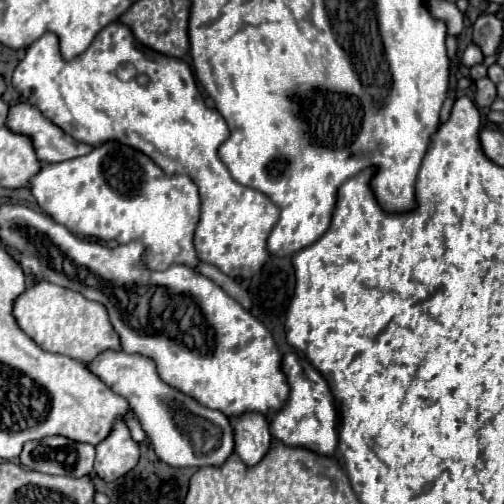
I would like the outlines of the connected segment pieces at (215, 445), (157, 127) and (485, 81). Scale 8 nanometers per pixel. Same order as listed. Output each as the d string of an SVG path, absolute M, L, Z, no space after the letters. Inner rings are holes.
M107 349L85 367L95 373L111 391L127 399L129 409L141 423L143 431L151 437L153 449L161 461L173 467L217 467L233 453L233 429L229 427L229 419L221 411L207 409L205 405L195 403L193 397L163 383L157 375L155 363L149 357Z
M113 21L97 33L85 53L77 55L71 61L65 61L61 57L57 35L47 31L25 49L25 57L19 61L13 73L13 87L23 99L33 103L57 127L73 135L73 139L89 143L91 147L97 147L97 143L105 143L105 139L117 139L137 151L143 151L167 175L189 175L197 183L201 195L201 223L197 223L193 239L197 257L201 261L219 267L229 277L253 277L267 263L269 253L265 243L269 231L279 219L279 211L267 195L237 183L231 177L227 165L219 159L219 145L231 135L229 127L215 109L209 109L205 105L191 67L185 61L147 49L143 43L137 41L127 25ZM121 63L135 65L137 75L131 81L121 81L117 77L117 67Z
M483 77L477 81L477 95L475 95L475 103L479 107L489 107L493 101L497 99L497 89L495 83L489 77Z

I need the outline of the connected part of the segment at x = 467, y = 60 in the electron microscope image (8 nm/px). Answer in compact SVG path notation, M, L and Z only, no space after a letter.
M469 43L469 45L467 45L467 49L463 51L463 63L465 63L467 67L473 67L473 65L481 63L483 59L485 59L485 57L483 57L483 53L481 53L479 45L475 45L475 43Z

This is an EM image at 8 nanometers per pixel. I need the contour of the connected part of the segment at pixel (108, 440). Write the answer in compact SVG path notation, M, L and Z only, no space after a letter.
M117 417L111 433L95 447L95 475L103 481L115 481L127 475L139 461L139 445L133 441L123 417Z

